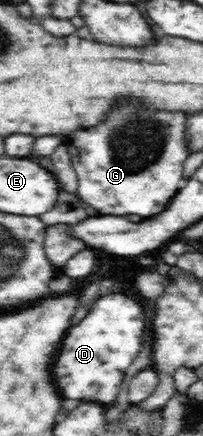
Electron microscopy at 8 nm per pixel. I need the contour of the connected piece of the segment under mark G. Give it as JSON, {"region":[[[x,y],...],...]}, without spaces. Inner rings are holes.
{"region":[[[120,107],[110,115],[110,121],[102,127],[74,131],[66,139],[68,153],[72,155],[72,167],[78,175],[78,197],[100,216],[140,215],[143,219],[163,212],[178,191],[183,180],[182,163],[187,158],[184,150],[184,115],[174,113],[144,113],[136,107]]]}

